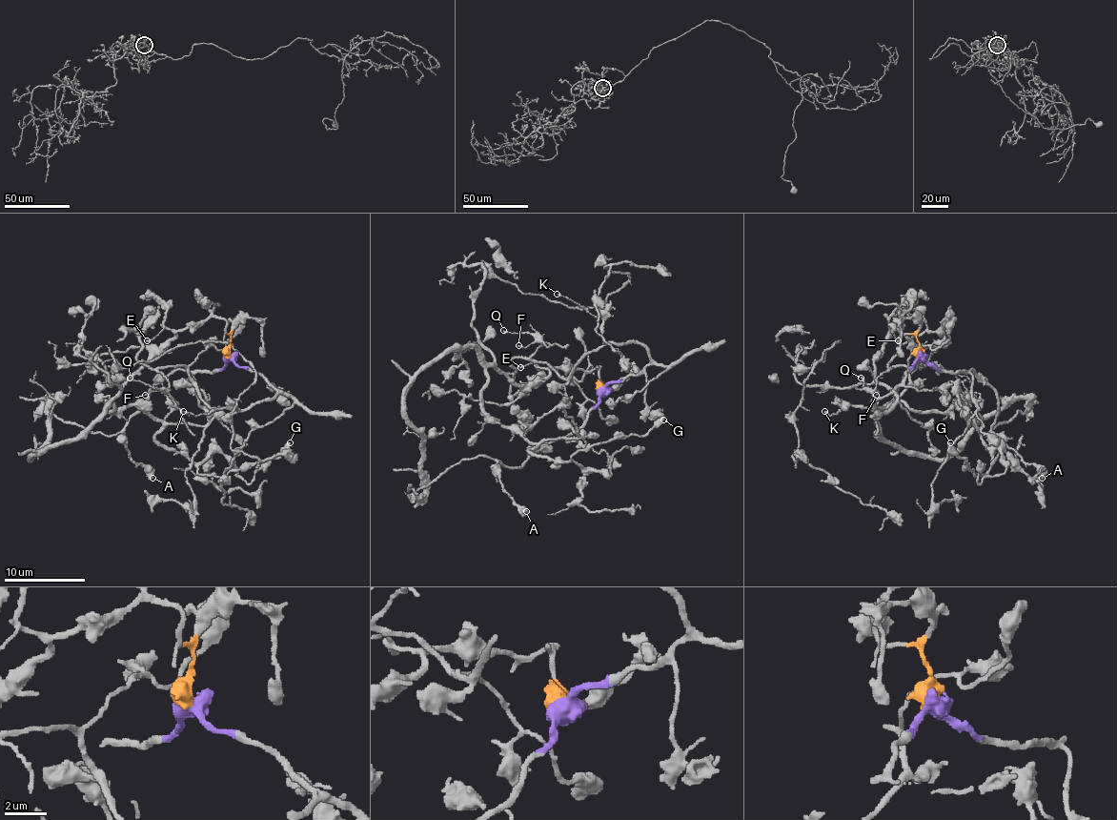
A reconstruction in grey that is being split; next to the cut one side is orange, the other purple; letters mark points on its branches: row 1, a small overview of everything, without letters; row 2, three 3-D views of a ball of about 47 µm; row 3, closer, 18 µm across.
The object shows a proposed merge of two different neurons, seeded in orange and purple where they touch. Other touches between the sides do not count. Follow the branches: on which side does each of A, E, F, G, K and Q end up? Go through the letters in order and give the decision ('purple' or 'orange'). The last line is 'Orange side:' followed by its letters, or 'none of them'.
A: purple
E: orange
F: purple
G: orange
K: purple
Q: purple
Orange side: E, G

